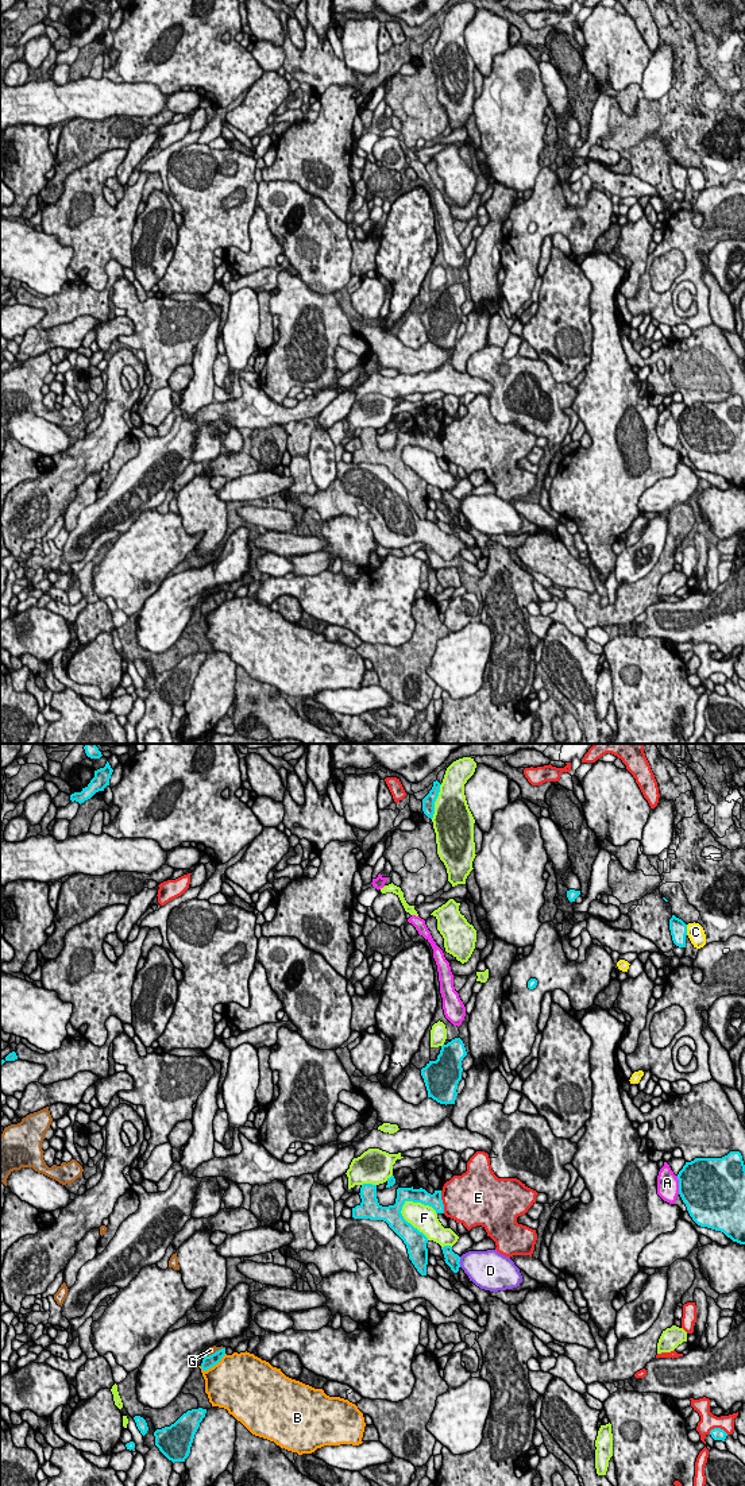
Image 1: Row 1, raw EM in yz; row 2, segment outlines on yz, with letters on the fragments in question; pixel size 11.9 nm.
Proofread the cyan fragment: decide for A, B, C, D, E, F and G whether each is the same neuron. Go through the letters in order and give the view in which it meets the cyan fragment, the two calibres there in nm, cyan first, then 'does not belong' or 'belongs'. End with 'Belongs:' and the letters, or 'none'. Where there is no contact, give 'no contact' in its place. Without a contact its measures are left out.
A: meets cyan in yz; 500 nm thick on the cyan side, 260 nm on the other; does not belong
B: meets cyan in yz; 140 nm thick on the cyan side, 500 nm on the other; does not belong
C: meets cyan in yz; 200 nm thick on the cyan side, 200 nm on the other; does not belong
D: meets cyan in yz; 170 nm thick on the cyan side, 360 nm on the other; does not belong
E: meets cyan in yz; 160 nm thick on the cyan side, 480 nm on the other; does not belong
F: meets cyan in yz; 240 nm thick on the cyan side, 320 nm on the other; does not belong
G: meets cyan in yz; 140 nm thick on the cyan side, 90 nm on the other; belongs
Belongs: G

